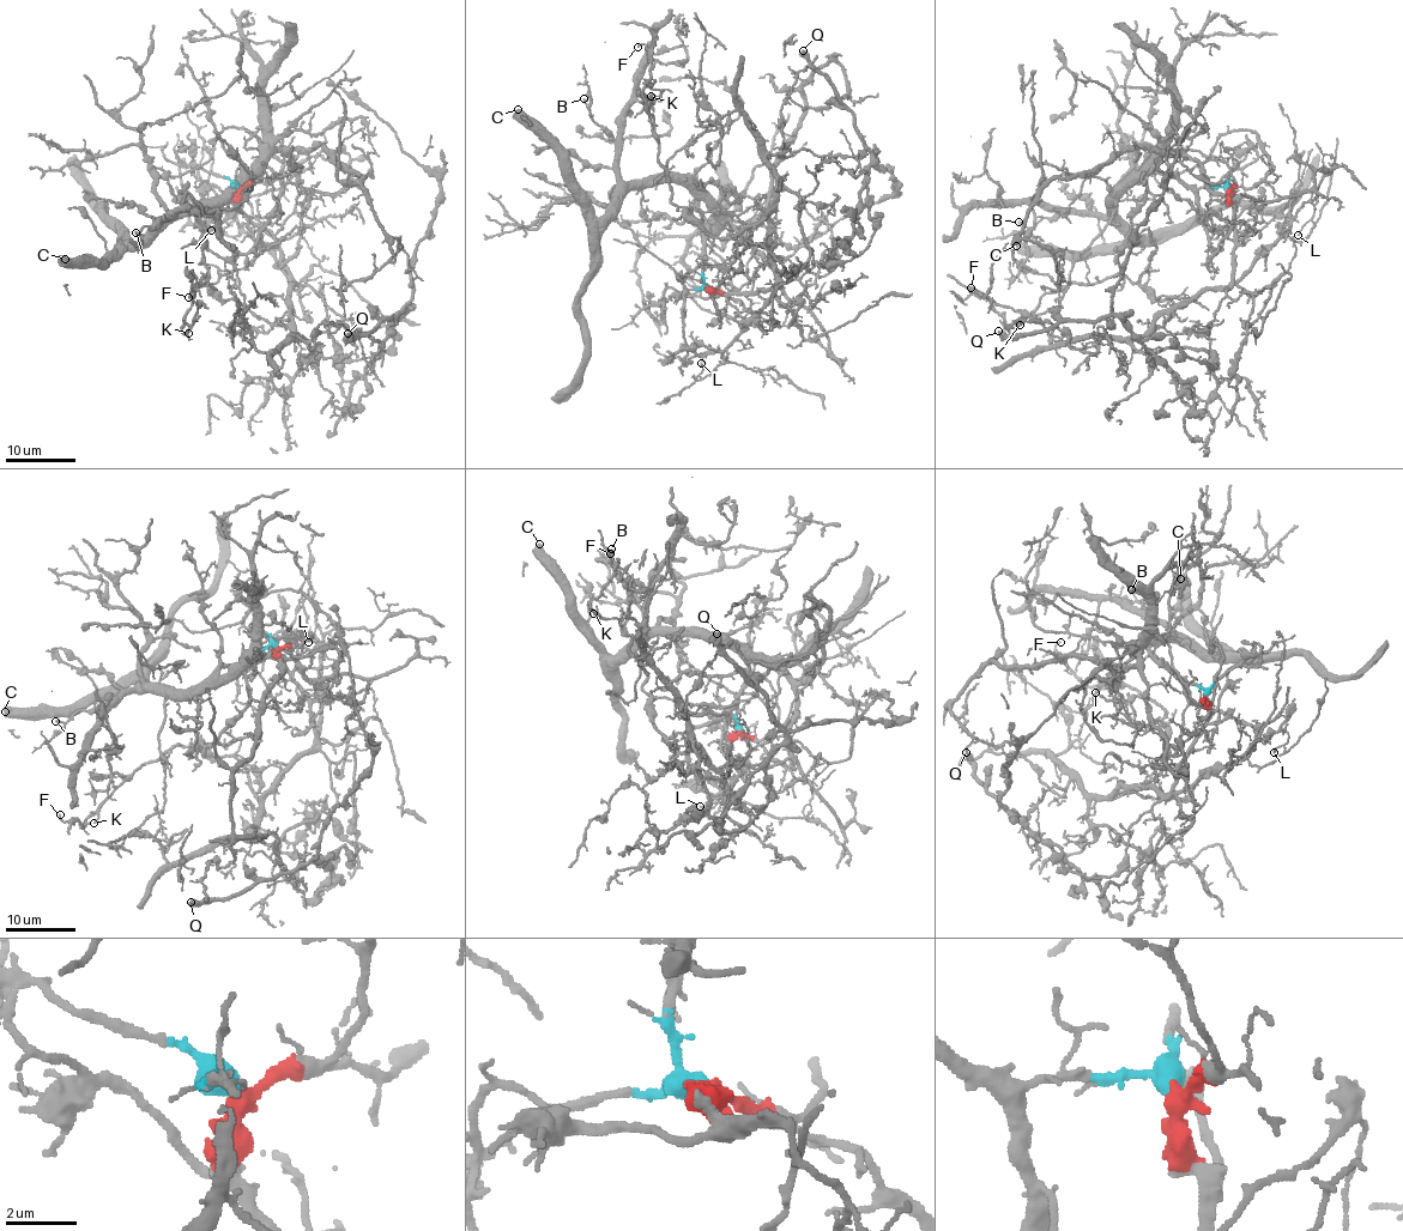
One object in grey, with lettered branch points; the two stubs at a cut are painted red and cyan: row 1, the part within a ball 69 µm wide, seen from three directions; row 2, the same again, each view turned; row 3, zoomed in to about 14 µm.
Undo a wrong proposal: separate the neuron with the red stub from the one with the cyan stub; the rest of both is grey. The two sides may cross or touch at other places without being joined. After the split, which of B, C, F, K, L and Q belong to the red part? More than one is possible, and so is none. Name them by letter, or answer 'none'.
F, K, L, Q

